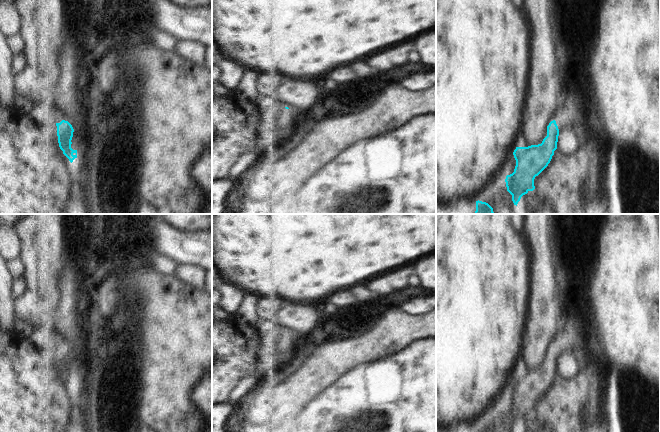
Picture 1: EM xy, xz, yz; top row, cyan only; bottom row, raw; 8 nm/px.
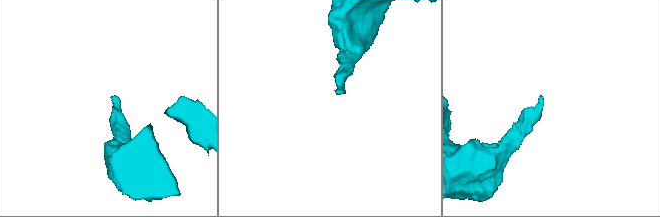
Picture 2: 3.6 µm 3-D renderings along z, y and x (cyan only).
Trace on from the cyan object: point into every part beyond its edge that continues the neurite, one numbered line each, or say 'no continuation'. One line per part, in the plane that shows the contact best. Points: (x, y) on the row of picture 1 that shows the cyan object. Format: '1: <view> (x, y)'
1: yz (572, 110)

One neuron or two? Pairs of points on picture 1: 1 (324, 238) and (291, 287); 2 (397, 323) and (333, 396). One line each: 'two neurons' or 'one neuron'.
1: one neuron
2: two neurons

